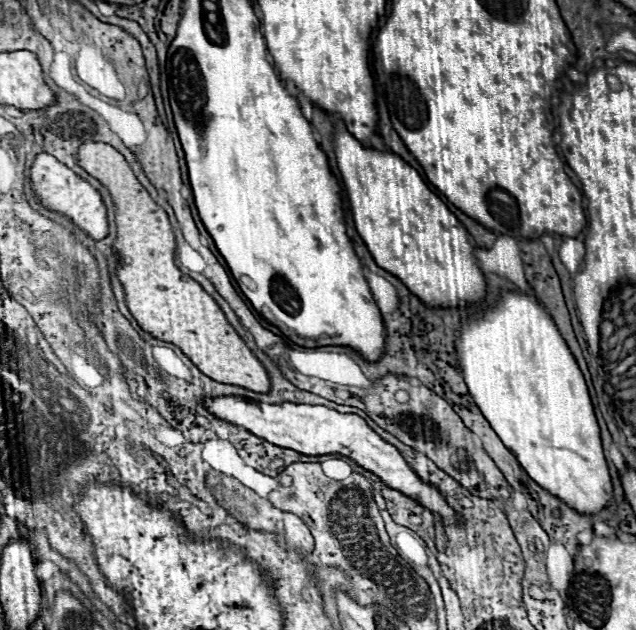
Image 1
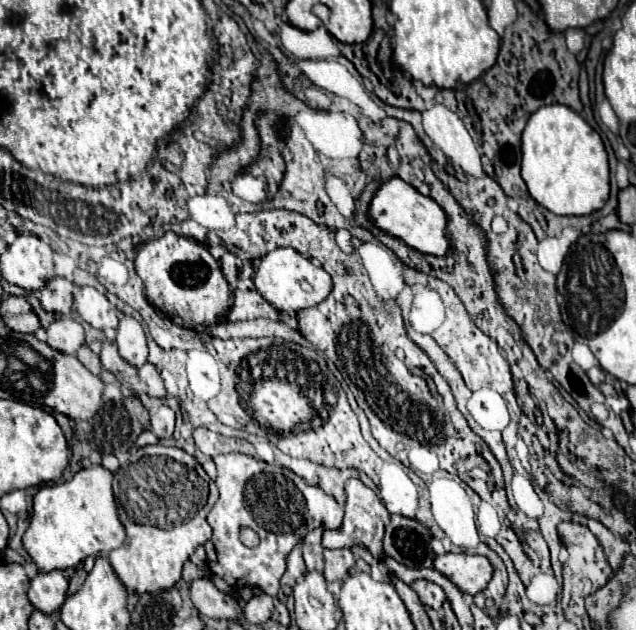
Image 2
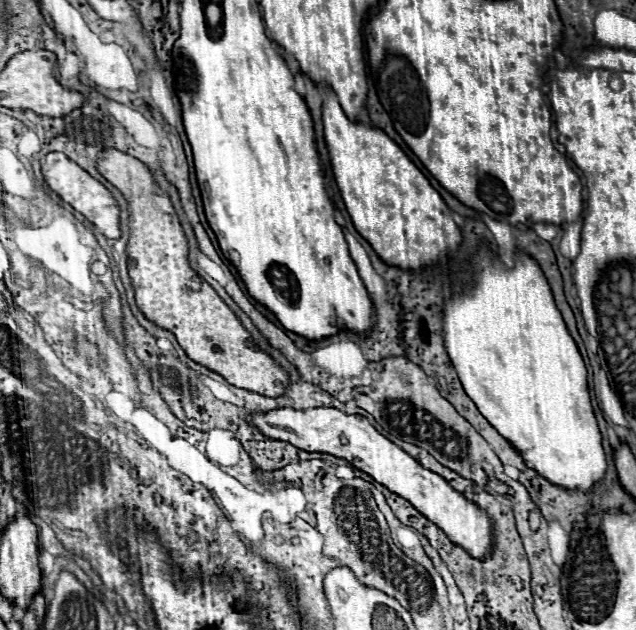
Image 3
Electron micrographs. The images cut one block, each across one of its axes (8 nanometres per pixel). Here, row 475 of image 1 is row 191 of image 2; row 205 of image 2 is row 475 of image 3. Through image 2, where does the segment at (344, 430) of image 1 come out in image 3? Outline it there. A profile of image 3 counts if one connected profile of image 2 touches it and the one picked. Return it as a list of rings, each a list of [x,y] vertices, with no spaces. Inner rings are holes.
[[[276,408],[268,412],[254,412],[250,422],[268,438],[290,442],[306,452],[324,452],[348,460],[354,468],[370,474],[376,482],[384,484],[390,492],[406,498],[418,512],[432,520],[446,536],[470,552],[474,558],[486,558],[492,548],[492,522],[490,518],[460,492],[456,492],[444,478],[422,468],[412,456],[408,456],[394,442],[384,438],[364,416],[342,414],[336,408]]]

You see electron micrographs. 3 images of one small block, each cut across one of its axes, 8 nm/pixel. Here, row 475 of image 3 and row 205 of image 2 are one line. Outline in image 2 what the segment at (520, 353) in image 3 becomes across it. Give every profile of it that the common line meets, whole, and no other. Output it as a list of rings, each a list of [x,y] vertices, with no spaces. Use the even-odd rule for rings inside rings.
[[[562,104],[536,110],[522,132],[522,180],[542,208],[558,216],[588,216],[608,202],[610,172],[604,144],[588,122]]]

